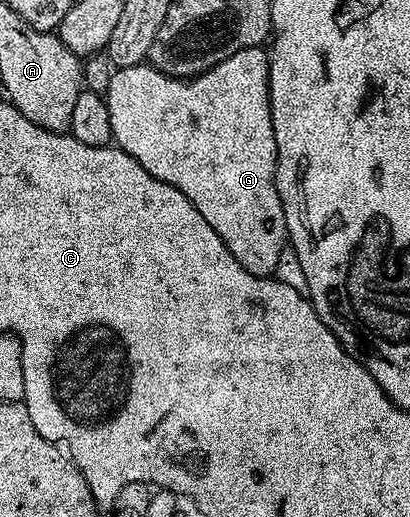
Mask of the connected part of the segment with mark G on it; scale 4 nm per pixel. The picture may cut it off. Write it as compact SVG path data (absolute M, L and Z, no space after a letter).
M256 47L237 51L237 55L229 55L229 59L217 63L209 71L186 79L165 75L159 69L154 69L150 63L116 69L107 88L105 100L109 107L109 127L114 144L126 151L133 159L137 159L137 163L141 163L141 167L145 167L145 171L149 171L149 175L177 187L177 191L181 191L181 195L185 195L185 199L189 199L193 203L193 207L197 207L197 211L201 211L205 223L209 223L209 227L213 227L213 231L217 231L217 235L221 235L221 243L225 243L225 247L229 247L233 259L237 259L237 263L241 263L241 267L245 267L247 273L251 273L255 277L272 276L277 267L277 259L281 259L281 251L288 248L289 238L285 223L285 211L275 186L277 139L273 139L273 119L269 103L268 50Z

